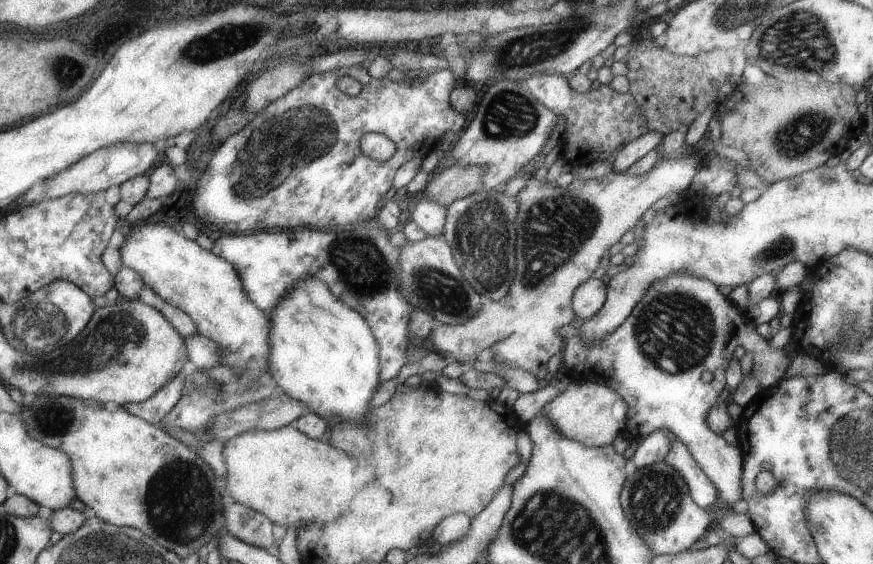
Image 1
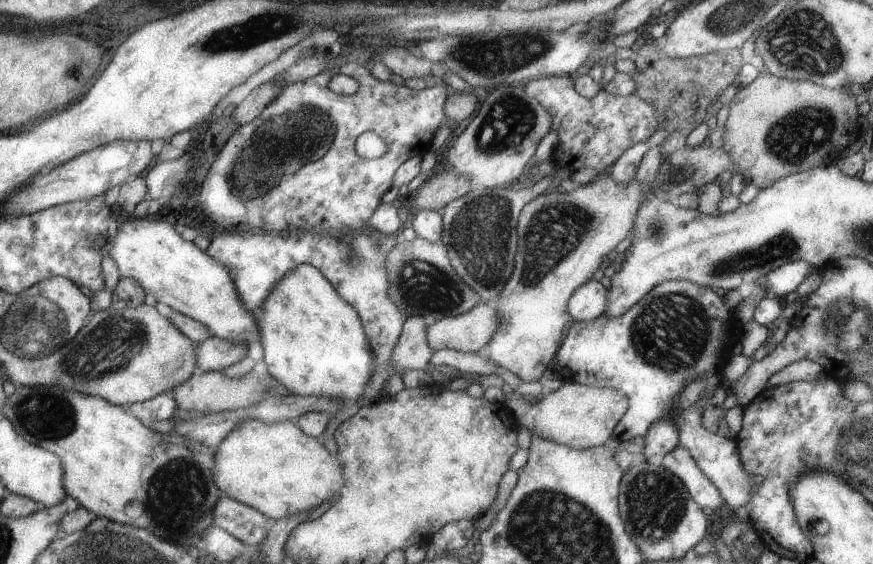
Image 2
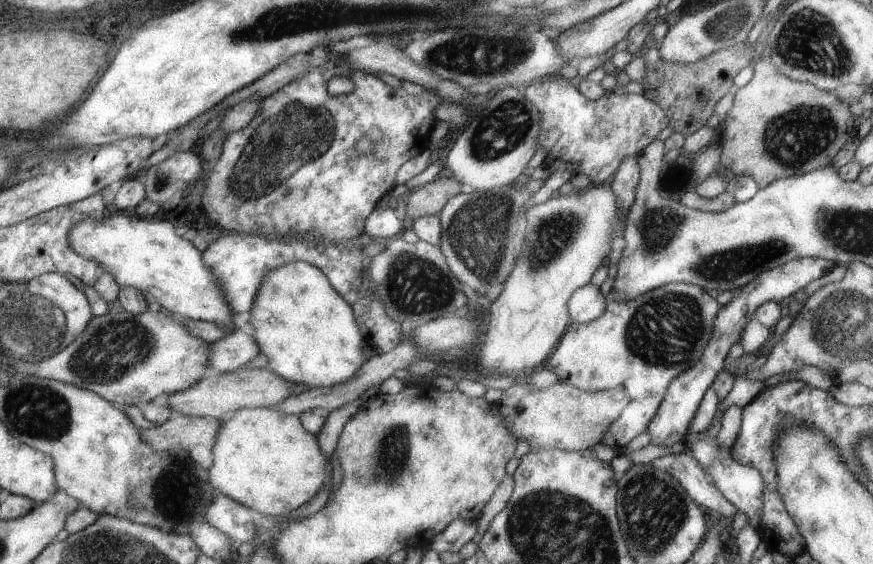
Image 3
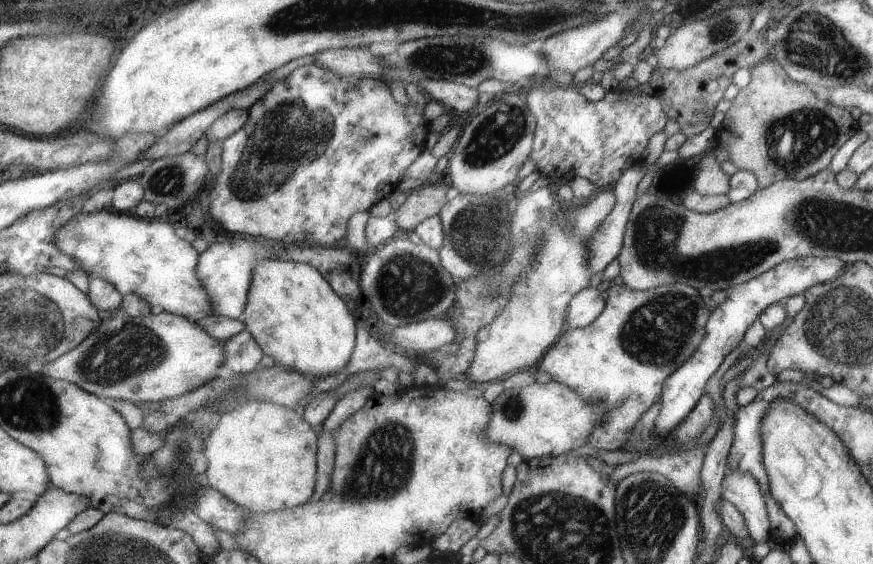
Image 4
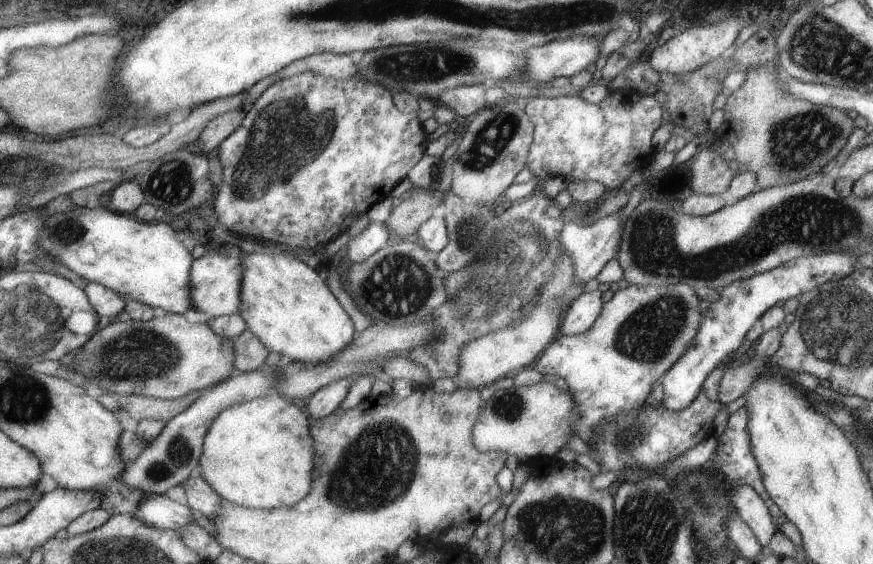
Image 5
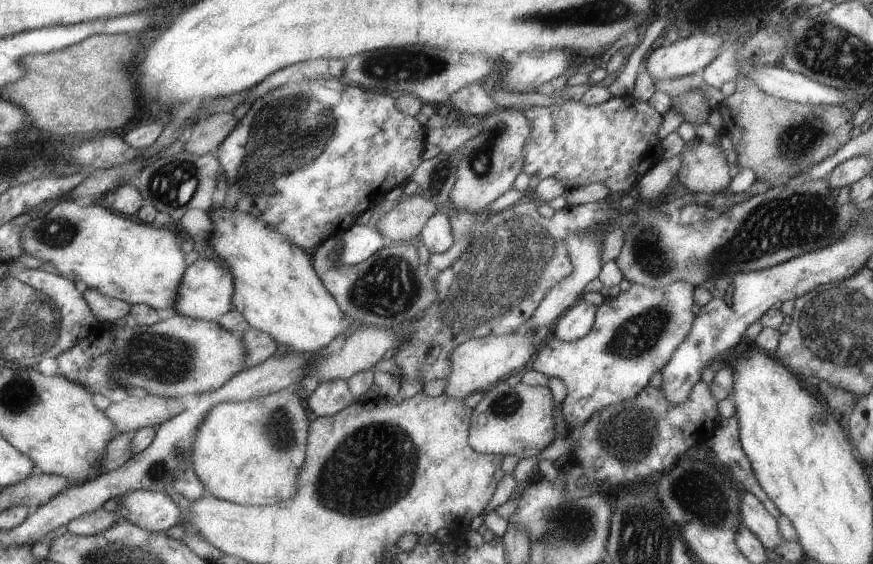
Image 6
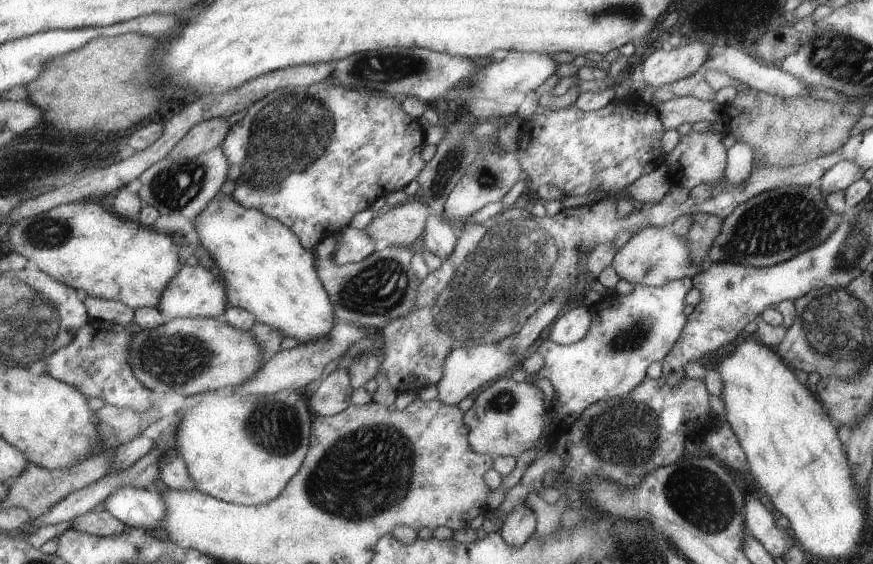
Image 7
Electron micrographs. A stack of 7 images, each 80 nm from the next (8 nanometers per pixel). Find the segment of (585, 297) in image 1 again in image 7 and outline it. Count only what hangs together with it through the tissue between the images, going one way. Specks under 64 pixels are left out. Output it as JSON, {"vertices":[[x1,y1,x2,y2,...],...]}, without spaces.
{"vertices":[[585,306,571,308,553,320,544,337,558,345,573,344,587,334,590,320,591,308]]}

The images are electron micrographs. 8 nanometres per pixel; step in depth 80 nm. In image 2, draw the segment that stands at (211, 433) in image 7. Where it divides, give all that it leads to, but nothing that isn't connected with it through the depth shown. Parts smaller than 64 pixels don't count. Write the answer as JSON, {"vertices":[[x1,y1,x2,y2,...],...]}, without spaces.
{"vertices":[[241,420,217,448,212,448,215,455,213,478,219,491,240,504,253,508,267,519,275,521,287,518,299,512,310,512,324,500,343,488,343,466,338,455,331,456,324,448,320,439,307,436,300,432,293,421,281,420,267,424,261,420]]}

